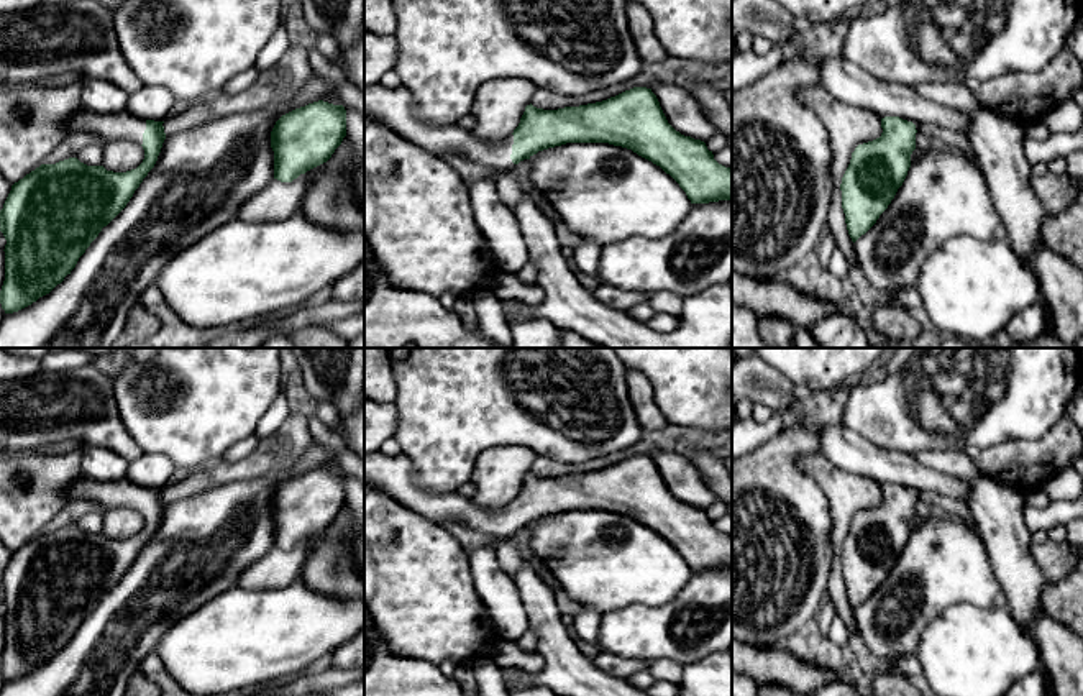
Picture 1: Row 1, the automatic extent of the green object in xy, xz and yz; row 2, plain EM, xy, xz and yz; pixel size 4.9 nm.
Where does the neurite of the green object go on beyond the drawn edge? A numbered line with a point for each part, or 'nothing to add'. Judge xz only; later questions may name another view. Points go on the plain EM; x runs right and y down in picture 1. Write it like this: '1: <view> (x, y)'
1: xz (394, 476)

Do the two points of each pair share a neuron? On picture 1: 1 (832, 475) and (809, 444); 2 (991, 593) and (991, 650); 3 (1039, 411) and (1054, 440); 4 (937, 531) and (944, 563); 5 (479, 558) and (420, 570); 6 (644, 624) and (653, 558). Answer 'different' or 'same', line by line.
1: different
2: different
3: different
4: same
5: different
6: different

